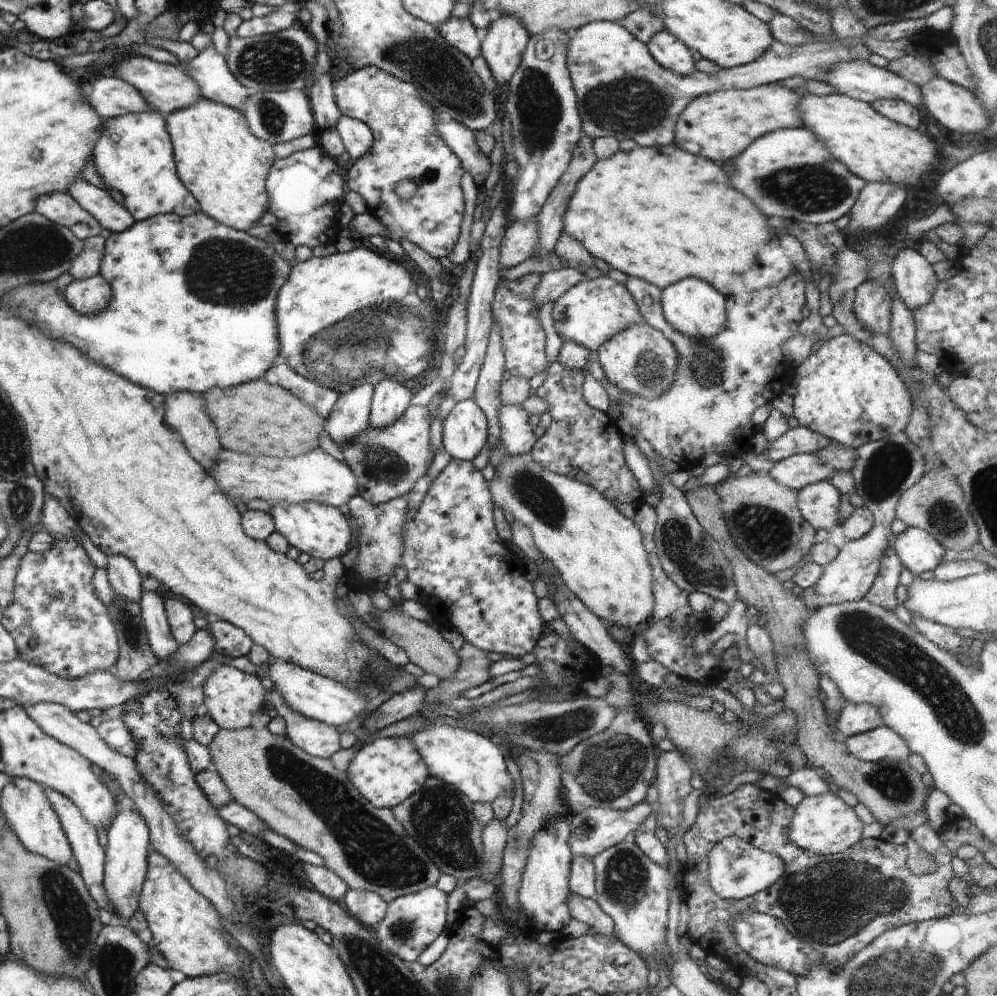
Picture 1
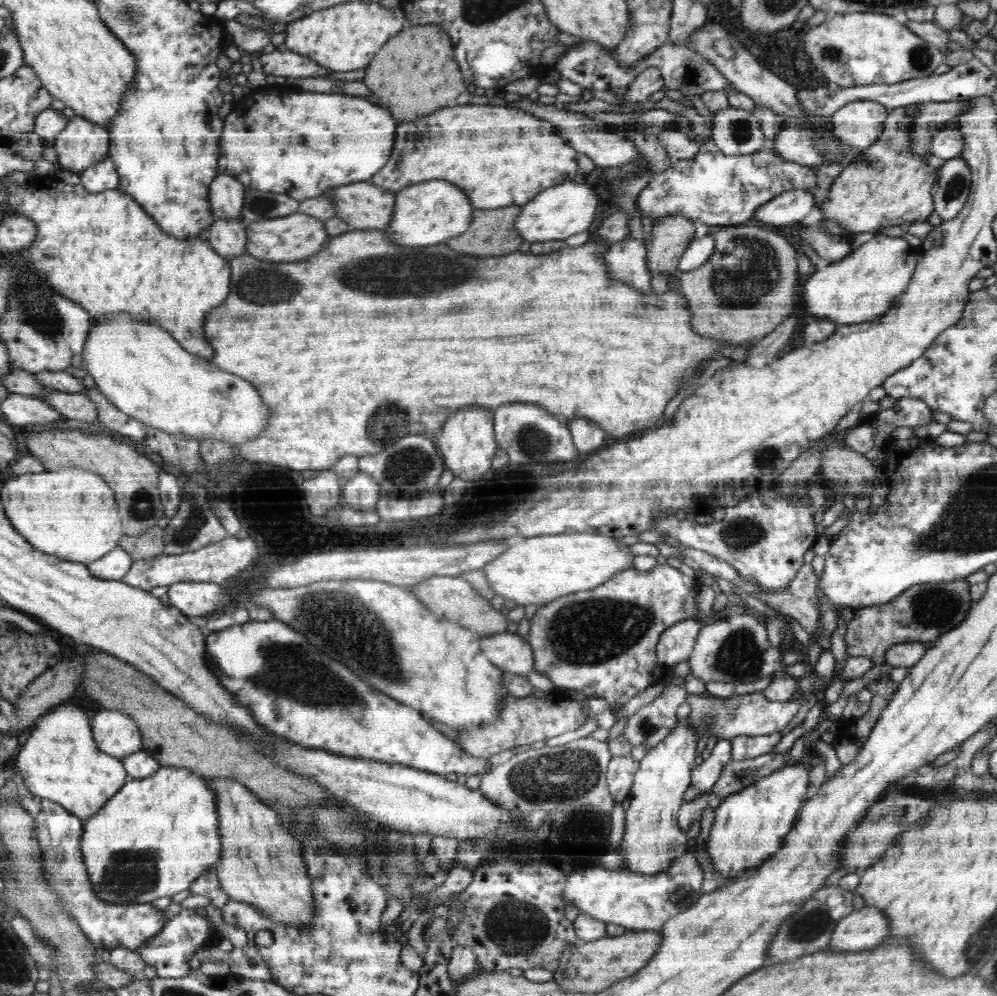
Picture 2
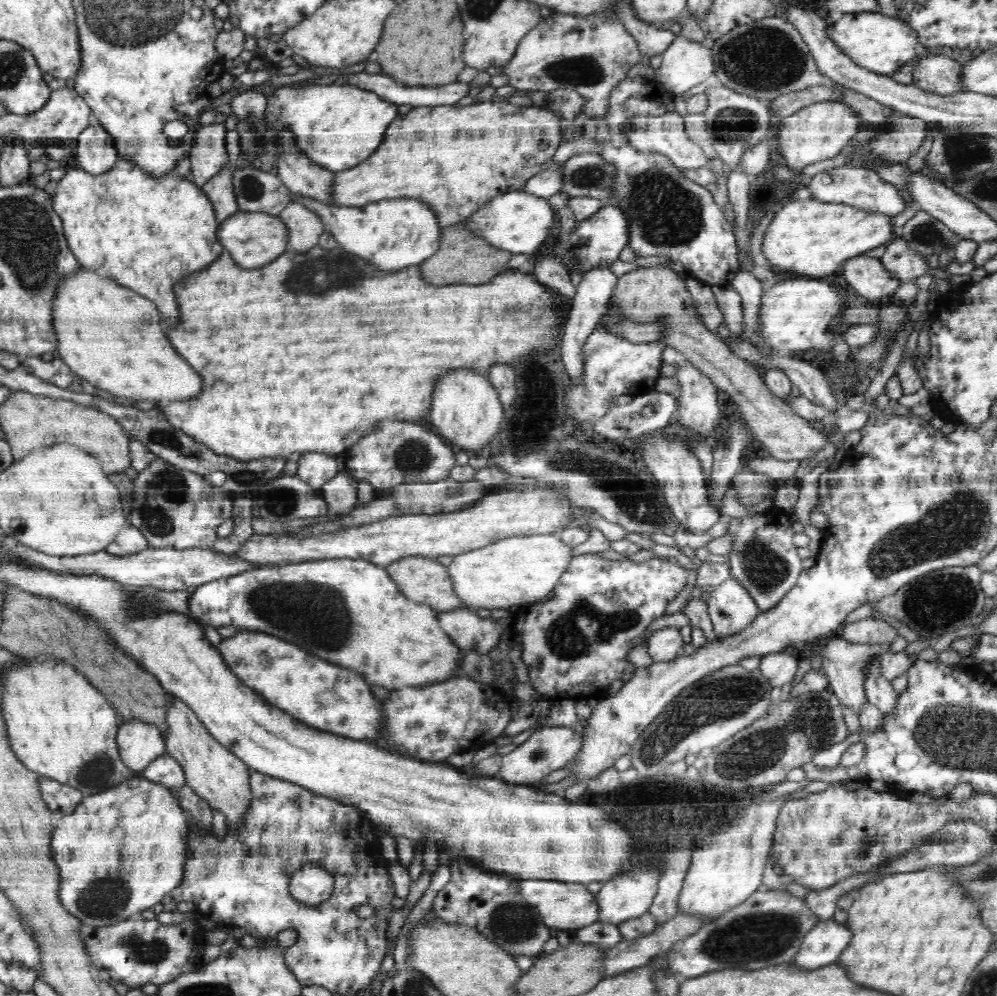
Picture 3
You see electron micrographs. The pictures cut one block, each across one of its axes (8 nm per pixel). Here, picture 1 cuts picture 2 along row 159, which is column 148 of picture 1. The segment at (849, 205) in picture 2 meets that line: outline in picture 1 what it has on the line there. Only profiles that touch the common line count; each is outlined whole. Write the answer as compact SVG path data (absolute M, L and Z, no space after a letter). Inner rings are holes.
M150 850L147 871L139 910L144 912L152 932L152 944L161 954L166 968L178 970L188 978L230 974L236 980L244 980L244 972L253 964L252 960L248 954L238 952L222 934L222 922L214 904L194 890L172 862L158 852Z

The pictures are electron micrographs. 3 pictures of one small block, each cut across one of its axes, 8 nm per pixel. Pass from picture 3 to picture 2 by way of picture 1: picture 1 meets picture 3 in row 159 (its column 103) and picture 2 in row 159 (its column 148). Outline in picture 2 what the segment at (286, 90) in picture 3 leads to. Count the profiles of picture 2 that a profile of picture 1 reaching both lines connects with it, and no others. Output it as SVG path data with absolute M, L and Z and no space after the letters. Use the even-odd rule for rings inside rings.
M298 89L283 94L272 93L248 101L242 114L231 112L223 120L217 172L233 176L244 185L246 191L268 190L287 194L298 201L320 197L342 184L369 181L380 168L384 168L392 154L396 126L398 124L388 110L370 104L366 98Z

